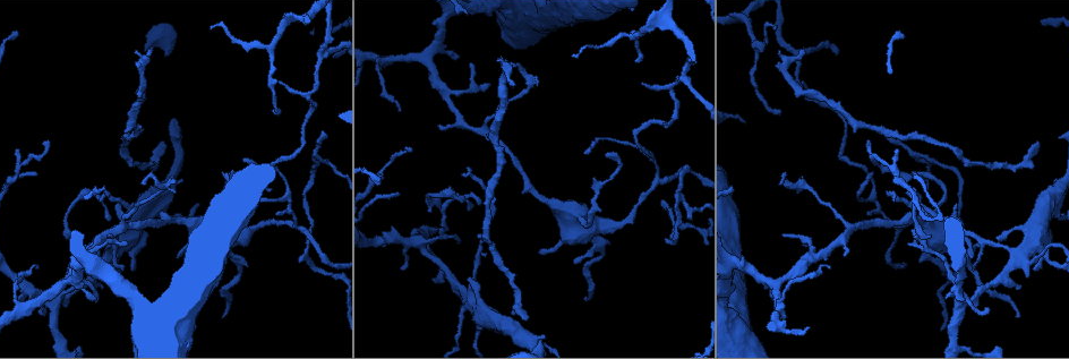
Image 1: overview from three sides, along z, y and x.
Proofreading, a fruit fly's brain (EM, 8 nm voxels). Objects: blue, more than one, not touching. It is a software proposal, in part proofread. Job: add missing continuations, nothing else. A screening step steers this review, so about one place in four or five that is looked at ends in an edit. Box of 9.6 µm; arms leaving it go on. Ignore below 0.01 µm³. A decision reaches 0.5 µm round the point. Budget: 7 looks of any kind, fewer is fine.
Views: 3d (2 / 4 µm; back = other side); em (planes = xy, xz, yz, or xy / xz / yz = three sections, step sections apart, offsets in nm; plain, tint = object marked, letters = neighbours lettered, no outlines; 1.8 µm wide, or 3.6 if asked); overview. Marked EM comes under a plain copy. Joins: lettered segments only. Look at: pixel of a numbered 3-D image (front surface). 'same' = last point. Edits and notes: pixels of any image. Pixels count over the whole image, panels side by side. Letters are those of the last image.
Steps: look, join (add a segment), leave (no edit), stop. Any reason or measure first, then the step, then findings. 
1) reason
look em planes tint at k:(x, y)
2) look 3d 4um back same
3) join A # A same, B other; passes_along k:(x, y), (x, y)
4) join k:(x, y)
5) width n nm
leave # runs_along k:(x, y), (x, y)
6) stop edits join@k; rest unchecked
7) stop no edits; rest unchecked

thin end
look em planes tint at 1:(209, 26)

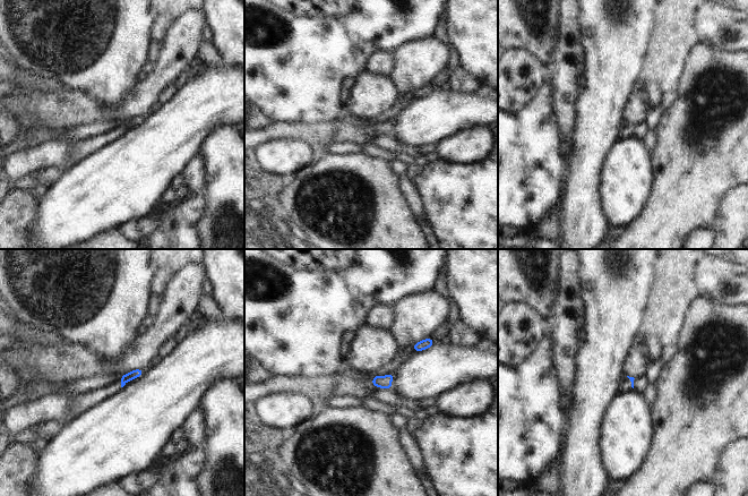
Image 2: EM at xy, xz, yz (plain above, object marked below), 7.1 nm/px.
what lies round it
look em planes letters same

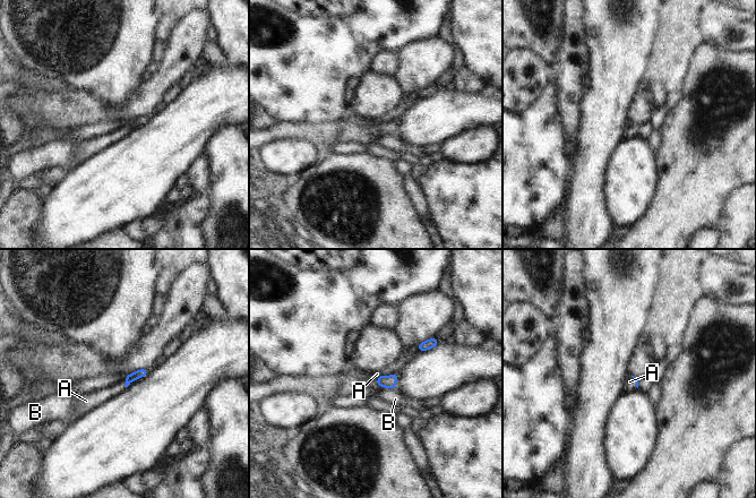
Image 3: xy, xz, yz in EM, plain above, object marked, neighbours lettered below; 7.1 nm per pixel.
longest_contact B 110 nm
join A # A same, B other; passes_along 3:(142, 372), (126, 381), (97, 396); it goes on there

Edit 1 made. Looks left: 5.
see it whole again
look overview

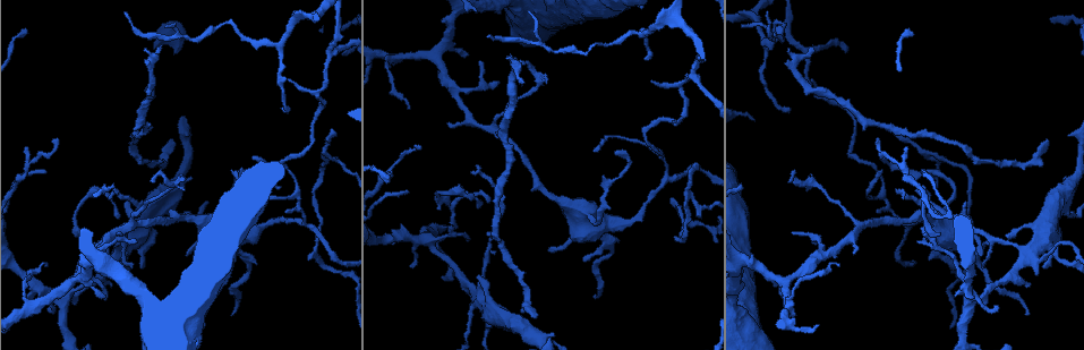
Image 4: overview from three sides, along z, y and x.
abrupt turn
look 3d 4um at 4:(539, 81)

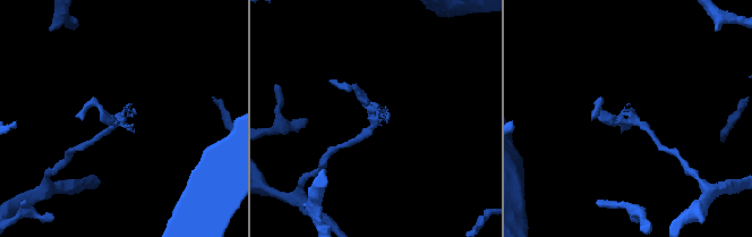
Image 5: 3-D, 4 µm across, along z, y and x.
look em 3.6um xz step 4 letters at 5:(632, 120)

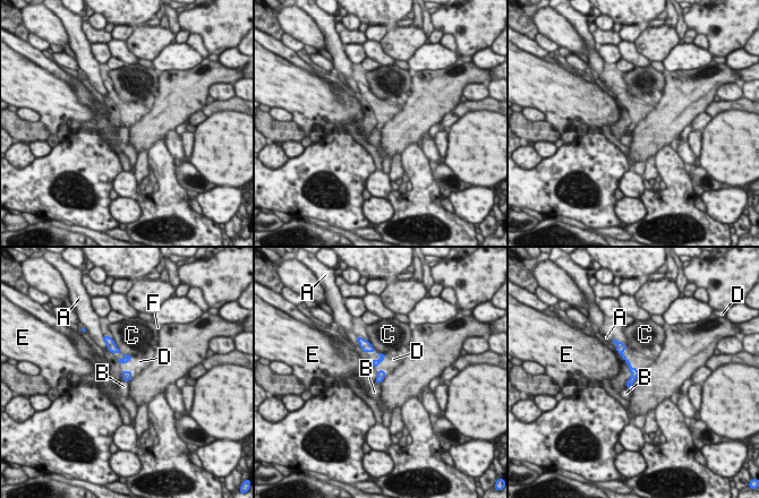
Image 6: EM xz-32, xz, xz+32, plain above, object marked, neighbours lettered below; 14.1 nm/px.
leave # A other, B other, C other, D other, E other, F other; runs_along 6:(620, 345), (632, 369), (629, 385); no lettered segment goes on from it

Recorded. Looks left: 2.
an open end
look 3d 2um at 4:(904, 197)

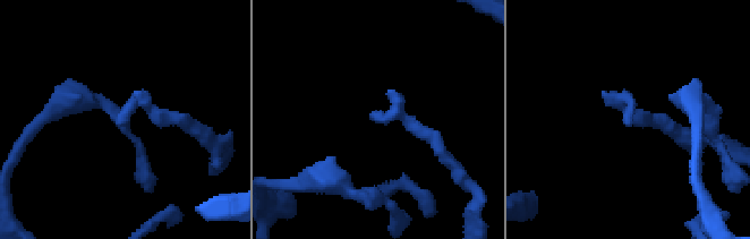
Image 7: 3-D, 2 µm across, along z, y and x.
shape alone is not enough
look em xz step 8 letters at 7:(370, 114)

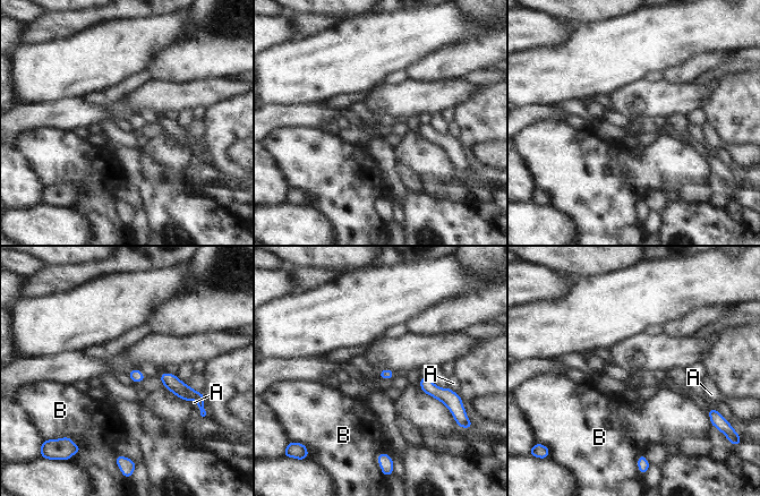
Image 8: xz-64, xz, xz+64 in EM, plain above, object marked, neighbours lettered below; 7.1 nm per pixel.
leave # A other, B other; none of them fits

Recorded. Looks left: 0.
stop edits join@3; rest unchecked

